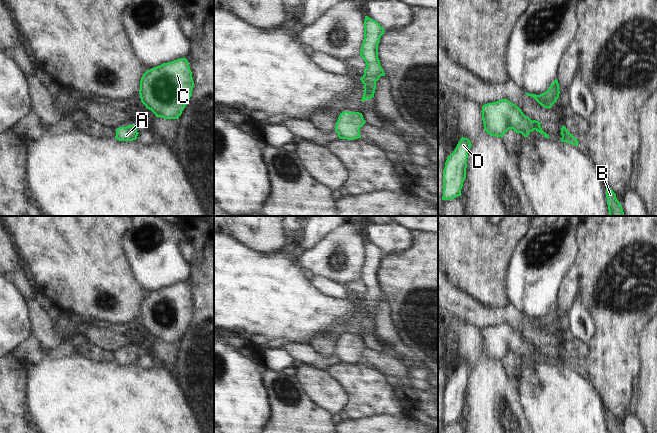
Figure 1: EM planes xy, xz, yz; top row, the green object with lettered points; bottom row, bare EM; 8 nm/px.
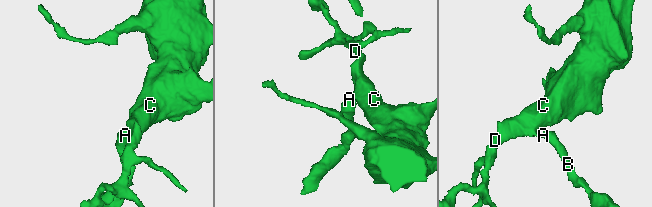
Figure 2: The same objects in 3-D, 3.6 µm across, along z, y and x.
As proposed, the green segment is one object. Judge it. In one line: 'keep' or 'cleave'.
cleave

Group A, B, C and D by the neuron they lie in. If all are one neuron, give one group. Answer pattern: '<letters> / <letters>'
A B / C D

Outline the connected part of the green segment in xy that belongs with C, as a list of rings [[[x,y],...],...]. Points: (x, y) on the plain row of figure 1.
[[[180,282],[146,295],[140,304],[140,322],[156,341],[178,343],[192,320],[194,305],[187,283]]]

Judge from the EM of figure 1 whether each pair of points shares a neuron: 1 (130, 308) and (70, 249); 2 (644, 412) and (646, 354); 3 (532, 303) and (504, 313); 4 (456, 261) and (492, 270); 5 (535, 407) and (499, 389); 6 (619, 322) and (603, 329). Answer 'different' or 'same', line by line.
1: same
2: same
3: different
4: same
5: different
6: same

